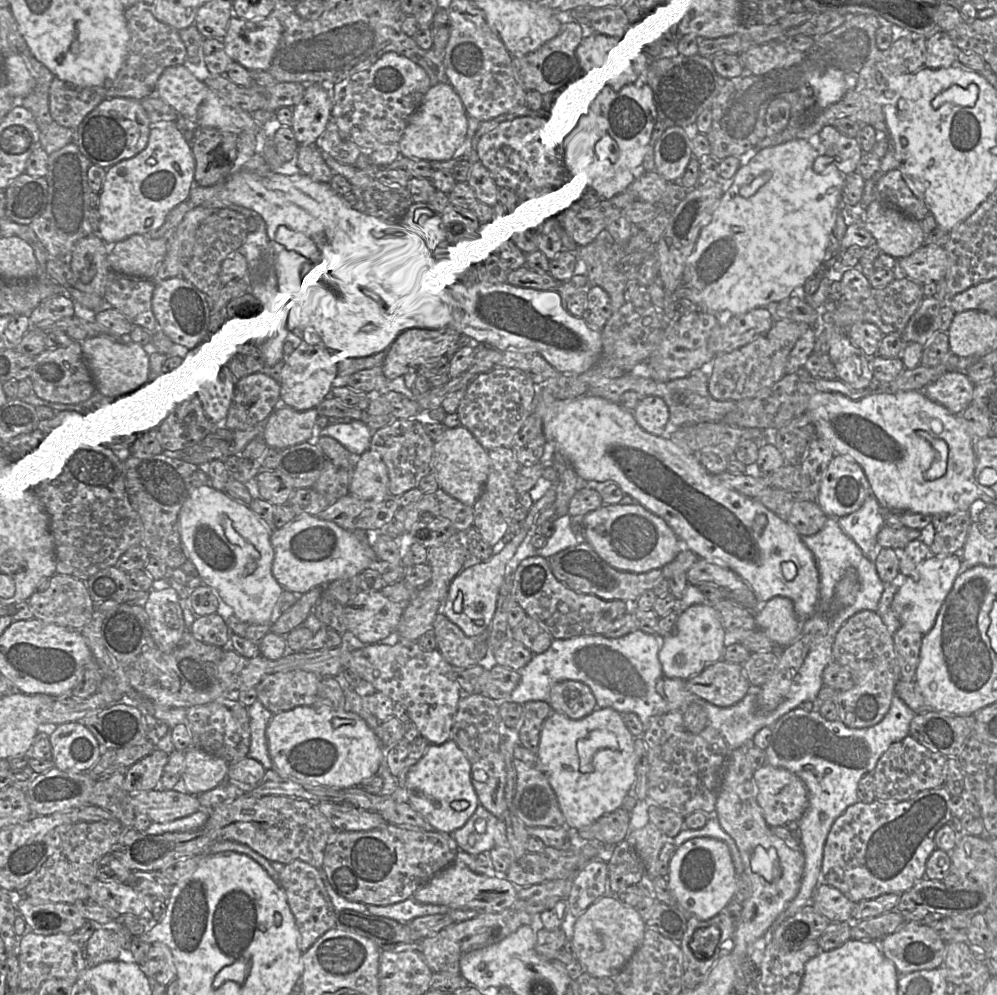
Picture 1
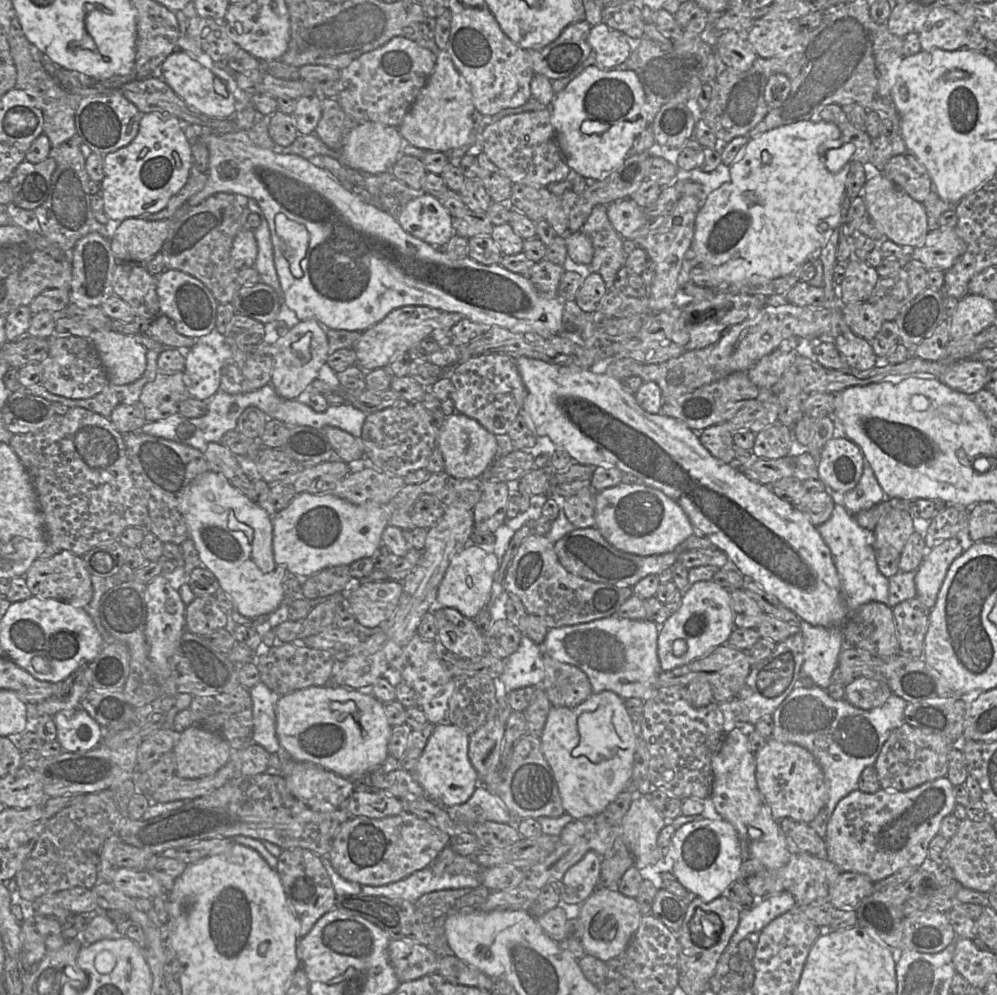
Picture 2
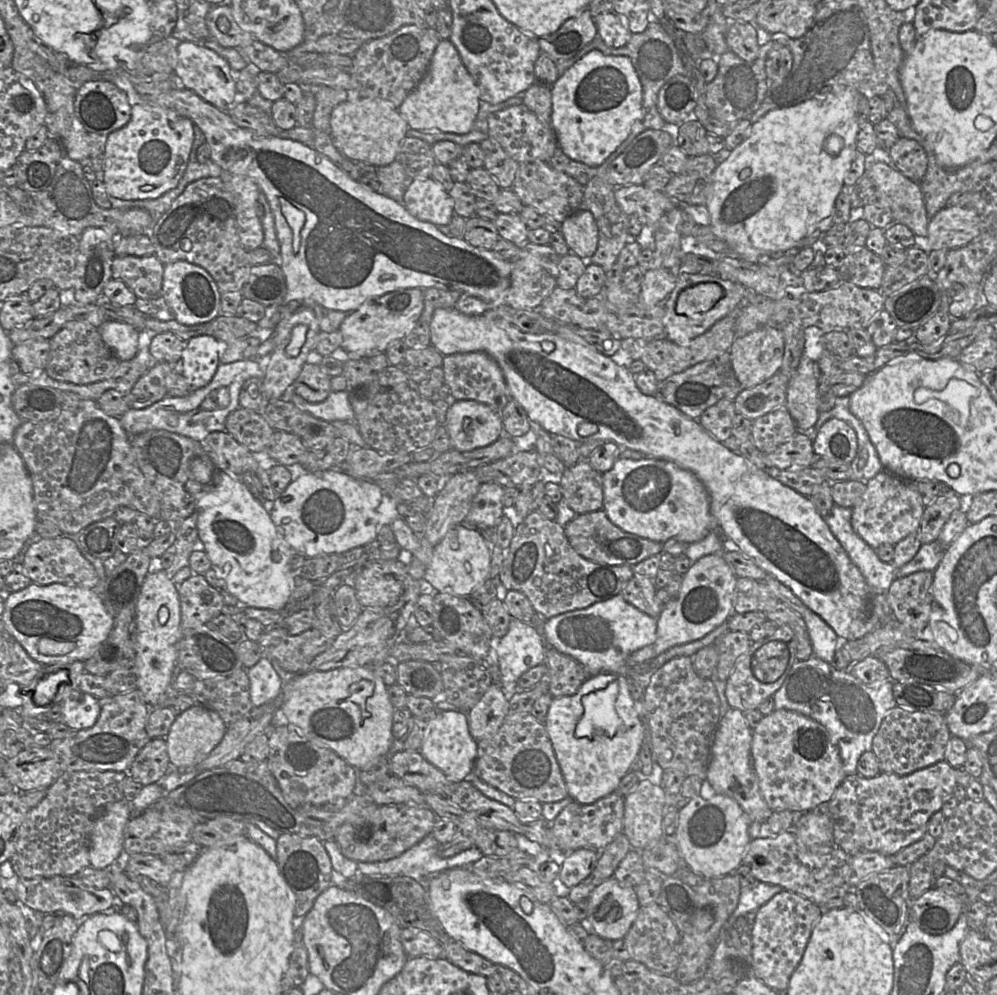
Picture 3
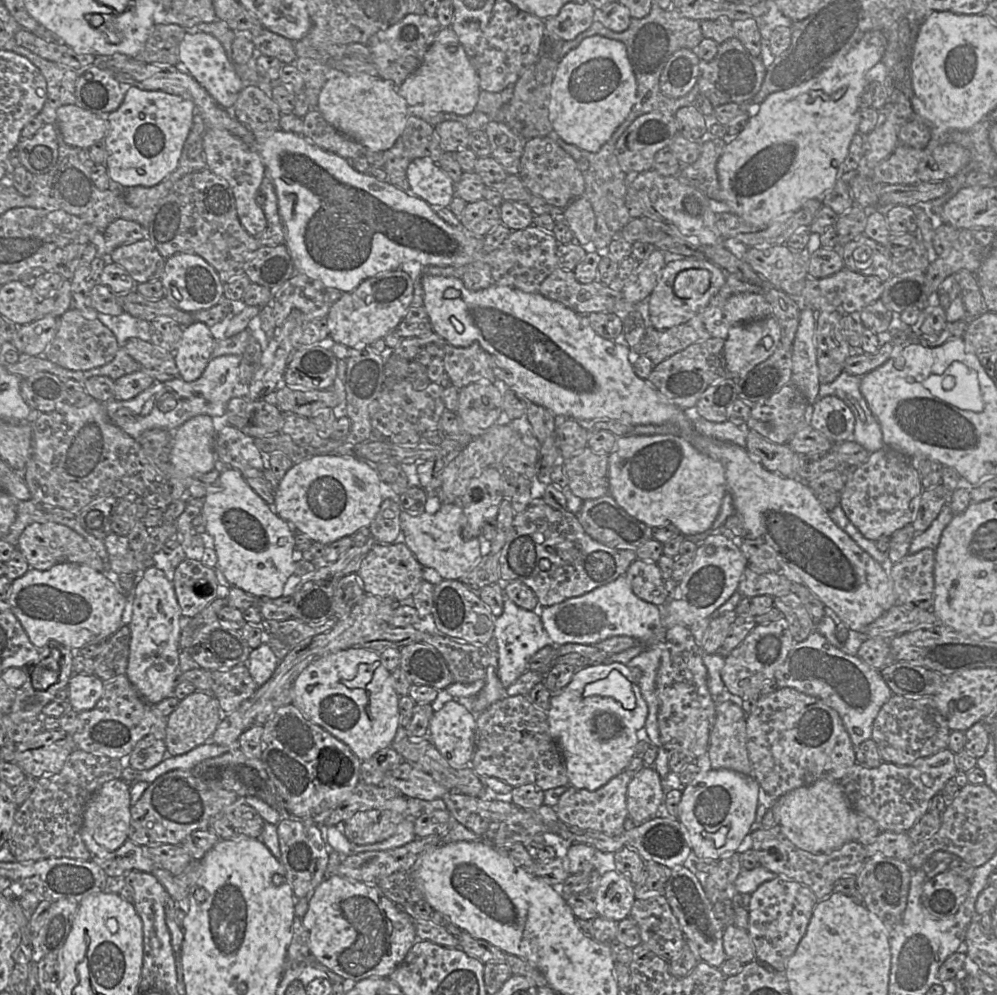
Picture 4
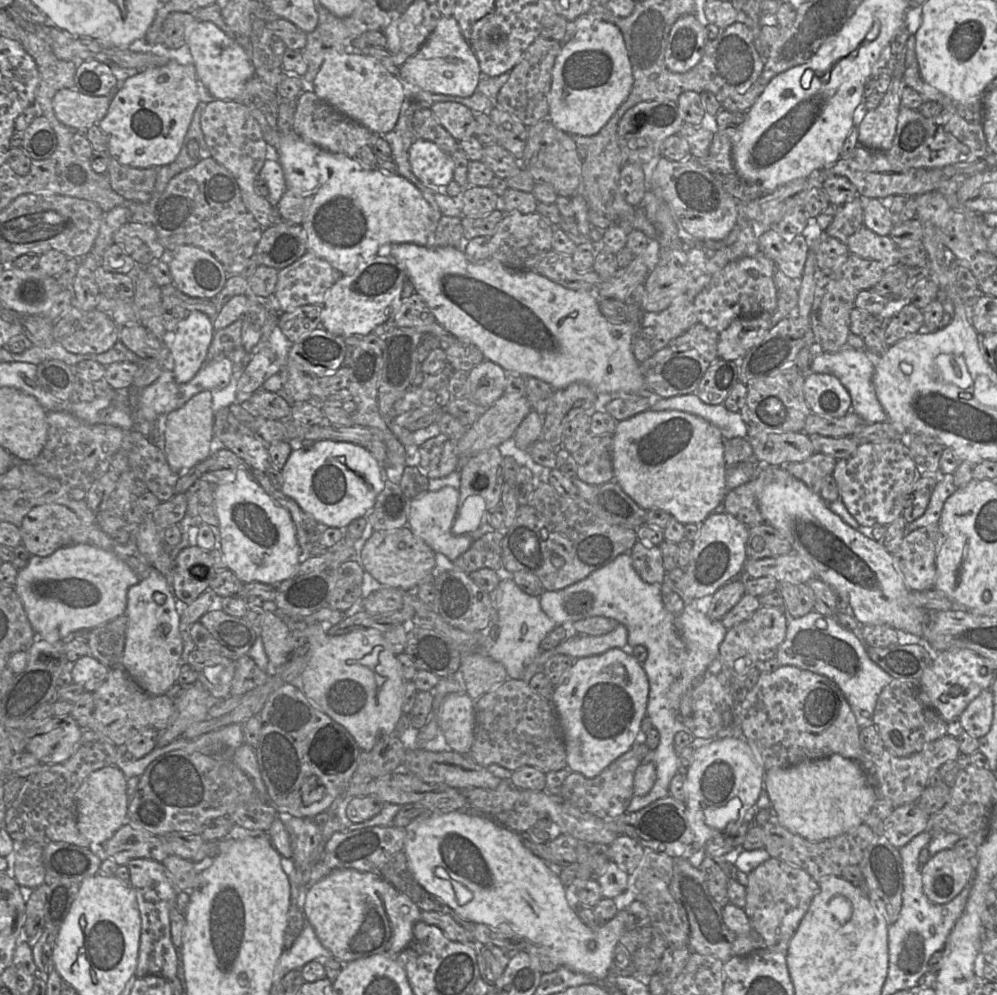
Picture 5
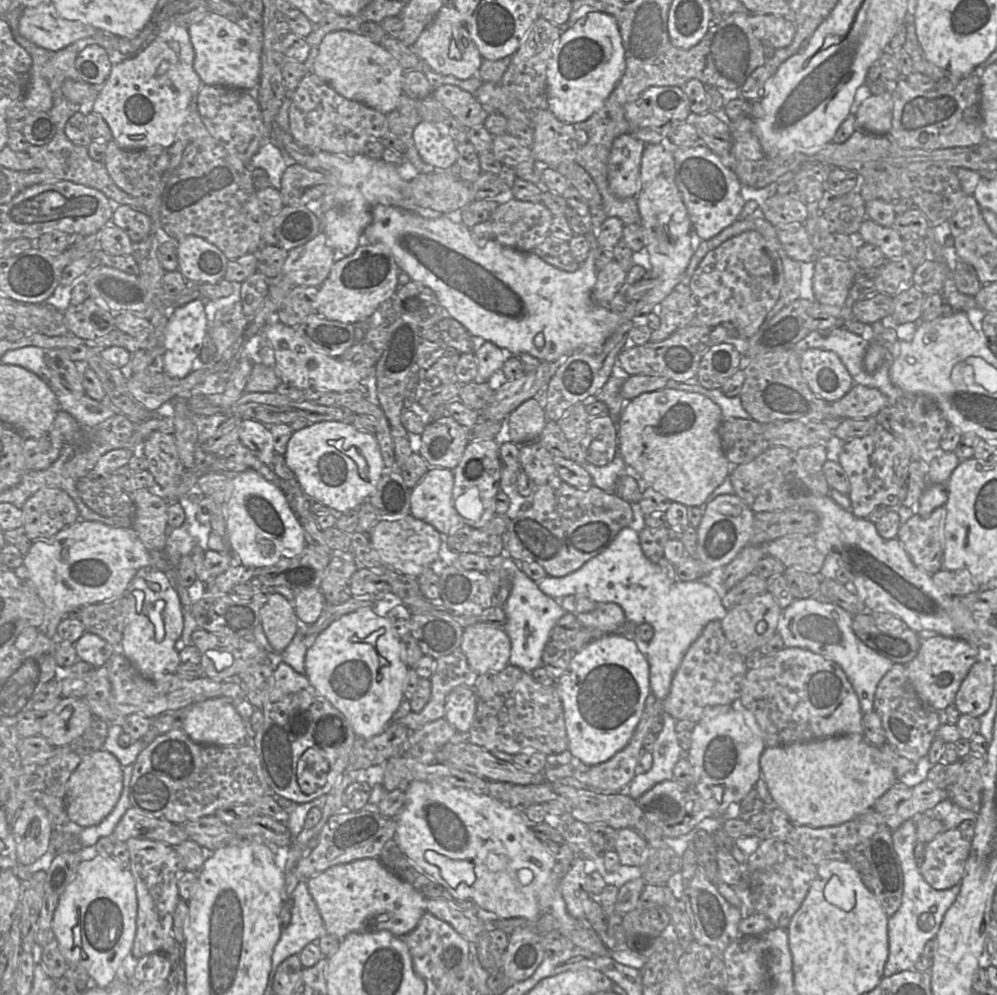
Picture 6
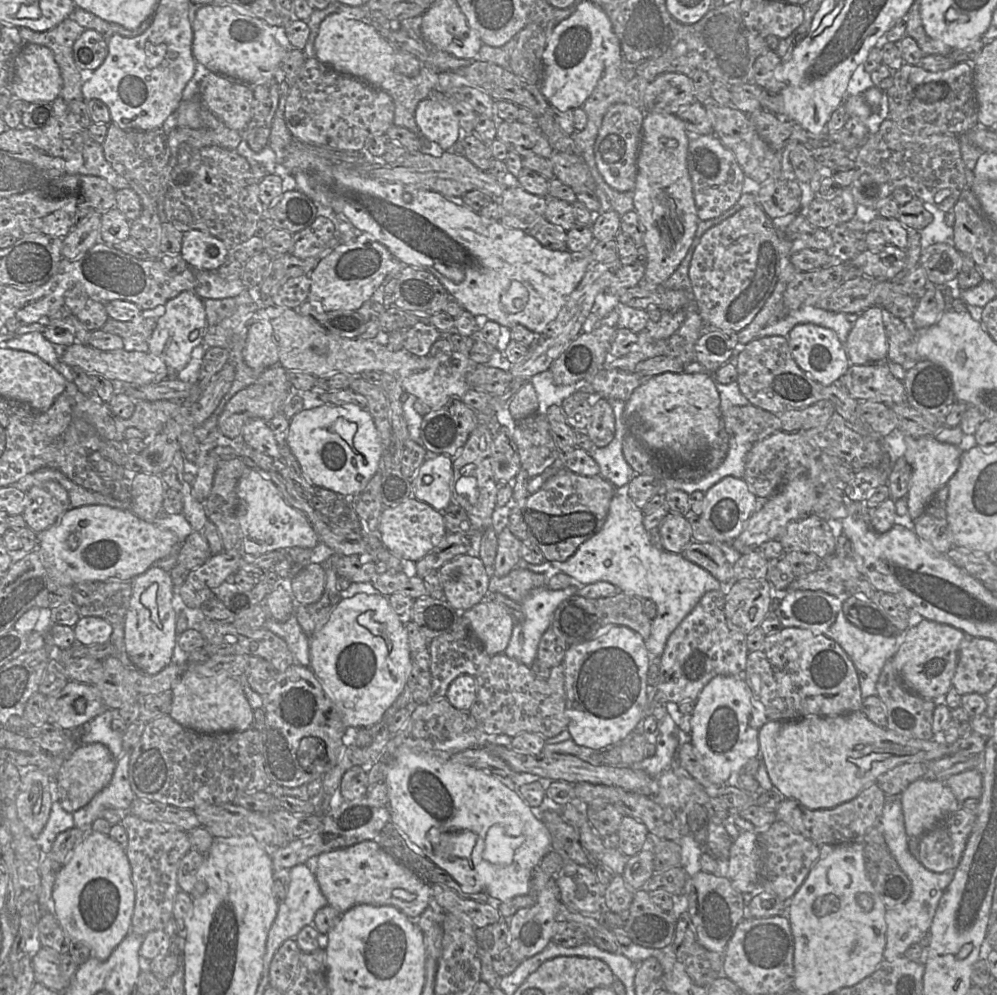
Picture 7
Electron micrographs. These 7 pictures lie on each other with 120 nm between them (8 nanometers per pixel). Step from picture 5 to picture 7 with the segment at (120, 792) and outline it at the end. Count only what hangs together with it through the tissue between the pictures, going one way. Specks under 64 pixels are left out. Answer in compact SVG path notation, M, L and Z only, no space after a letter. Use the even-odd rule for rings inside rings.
M80 743L62 764L57 775L57 791L62 808L74 813L86 806L93 797L111 781L116 766L116 759L109 749L100 743Z

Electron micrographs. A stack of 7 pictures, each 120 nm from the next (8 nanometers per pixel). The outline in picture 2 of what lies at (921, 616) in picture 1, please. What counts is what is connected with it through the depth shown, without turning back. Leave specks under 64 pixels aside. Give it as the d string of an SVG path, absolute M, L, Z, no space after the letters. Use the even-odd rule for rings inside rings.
M958 538L944 540L927 549L915 571L916 597L929 609L936 603L939 589L951 563L963 552Z

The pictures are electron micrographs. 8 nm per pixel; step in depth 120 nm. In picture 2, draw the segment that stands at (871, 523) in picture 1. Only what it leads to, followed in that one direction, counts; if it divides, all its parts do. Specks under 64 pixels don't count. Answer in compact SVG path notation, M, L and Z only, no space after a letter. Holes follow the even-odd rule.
M865 461L857 486L841 497L841 504L851 515L868 510L886 499L871 466Z

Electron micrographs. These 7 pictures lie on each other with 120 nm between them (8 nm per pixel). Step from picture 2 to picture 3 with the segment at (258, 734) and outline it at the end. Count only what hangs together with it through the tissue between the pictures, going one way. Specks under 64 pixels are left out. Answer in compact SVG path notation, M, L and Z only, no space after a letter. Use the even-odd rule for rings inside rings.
M263 656L254 666L247 669L246 673L253 707L271 702L280 696L283 681L266 657Z

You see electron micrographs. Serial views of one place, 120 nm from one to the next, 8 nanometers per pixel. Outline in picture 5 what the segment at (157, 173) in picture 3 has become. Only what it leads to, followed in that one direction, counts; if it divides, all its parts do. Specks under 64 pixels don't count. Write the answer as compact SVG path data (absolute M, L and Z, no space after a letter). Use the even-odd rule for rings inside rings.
M172 59L163 66L149 67L128 77L112 96L107 114L99 123L108 138L109 155L119 163L135 168L160 168L172 163L181 150L193 113L199 103L196 77L193 64L181 65Z

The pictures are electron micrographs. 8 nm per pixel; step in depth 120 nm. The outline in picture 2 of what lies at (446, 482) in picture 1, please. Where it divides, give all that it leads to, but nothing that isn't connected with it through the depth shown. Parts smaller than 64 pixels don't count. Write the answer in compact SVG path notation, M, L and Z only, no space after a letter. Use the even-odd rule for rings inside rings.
M454 412L445 418L437 446L444 458L444 472L456 479L469 480L481 478L496 458L497 439L475 419Z

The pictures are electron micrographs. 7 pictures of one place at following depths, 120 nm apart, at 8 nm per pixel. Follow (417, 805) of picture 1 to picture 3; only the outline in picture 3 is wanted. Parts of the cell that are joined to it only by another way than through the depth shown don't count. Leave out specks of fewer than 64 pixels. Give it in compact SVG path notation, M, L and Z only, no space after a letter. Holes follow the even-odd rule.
M456 708L437 711L427 728L419 751L449 780L453 782L466 780L473 773L477 757L477 742L470 734L467 713Z

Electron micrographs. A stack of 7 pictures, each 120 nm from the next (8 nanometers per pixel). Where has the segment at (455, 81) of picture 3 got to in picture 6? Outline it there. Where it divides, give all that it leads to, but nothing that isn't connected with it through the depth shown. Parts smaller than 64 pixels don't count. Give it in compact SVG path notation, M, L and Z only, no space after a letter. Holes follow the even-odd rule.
M443 5L434 20L424 29L412 50L435 72L466 80L478 74L483 61L463 19L455 6Z

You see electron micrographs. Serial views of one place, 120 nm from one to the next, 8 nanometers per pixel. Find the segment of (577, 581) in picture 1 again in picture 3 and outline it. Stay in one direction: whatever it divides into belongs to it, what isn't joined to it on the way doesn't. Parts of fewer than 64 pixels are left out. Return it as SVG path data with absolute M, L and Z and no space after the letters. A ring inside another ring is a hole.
M603 509L577 515L564 527L572 548L582 557L614 566L635 566L641 561L663 552L662 543L628 533L614 525Z

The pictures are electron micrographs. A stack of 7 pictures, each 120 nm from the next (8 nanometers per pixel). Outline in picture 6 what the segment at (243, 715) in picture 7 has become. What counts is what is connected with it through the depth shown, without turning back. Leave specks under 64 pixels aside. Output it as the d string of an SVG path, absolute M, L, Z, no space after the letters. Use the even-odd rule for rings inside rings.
M226 697L192 704L183 730L192 741L201 745L240 746L247 743L249 736L236 706Z

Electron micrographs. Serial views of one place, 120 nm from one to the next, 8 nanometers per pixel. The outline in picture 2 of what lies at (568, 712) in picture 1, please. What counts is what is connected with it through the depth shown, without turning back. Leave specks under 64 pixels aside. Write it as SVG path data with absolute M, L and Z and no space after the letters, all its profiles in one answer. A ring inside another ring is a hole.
M546 653L543 654L543 662L541 688L551 706L575 708L593 694L591 683L580 668L555 660Z

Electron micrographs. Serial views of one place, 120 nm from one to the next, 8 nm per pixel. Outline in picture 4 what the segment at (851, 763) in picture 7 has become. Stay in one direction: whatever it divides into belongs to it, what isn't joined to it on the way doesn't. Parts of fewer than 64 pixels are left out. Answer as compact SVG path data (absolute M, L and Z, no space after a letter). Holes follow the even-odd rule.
M821 779L783 795L775 803L779 806L779 825L782 832L802 850L815 854L830 852L855 839L857 813L849 806L839 782Z

